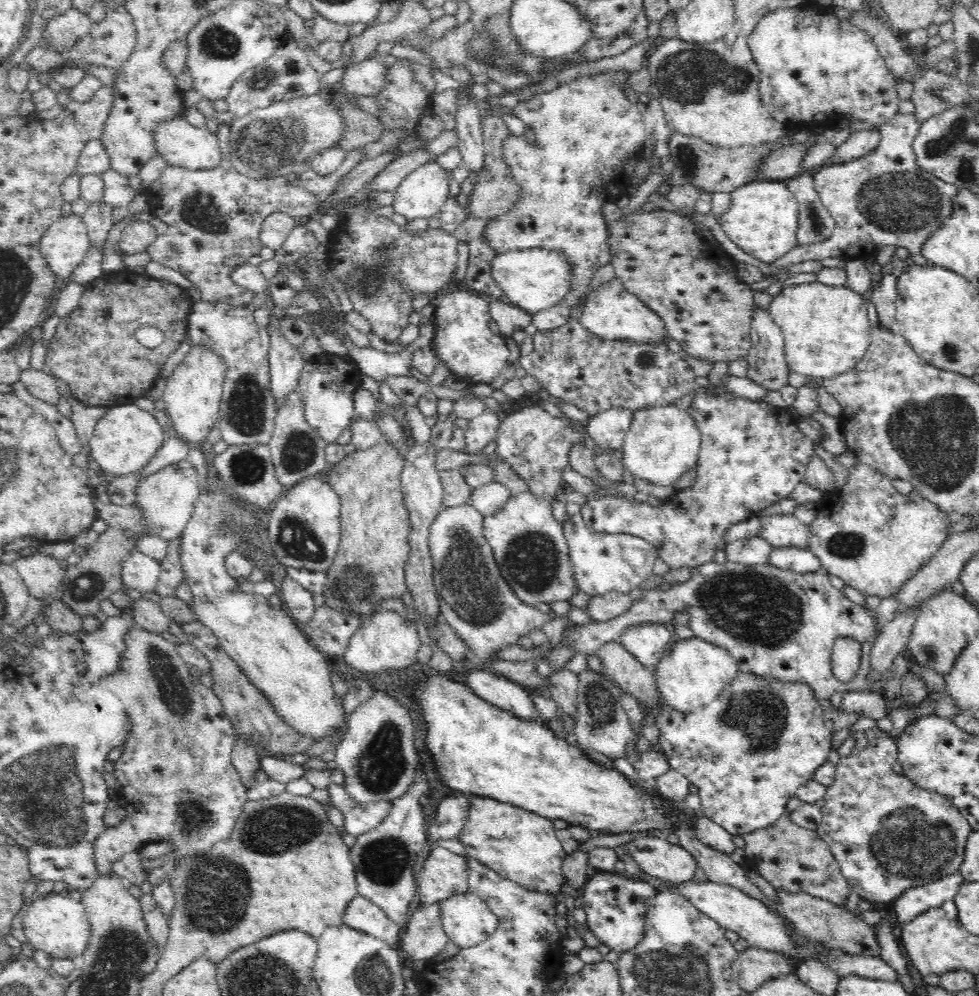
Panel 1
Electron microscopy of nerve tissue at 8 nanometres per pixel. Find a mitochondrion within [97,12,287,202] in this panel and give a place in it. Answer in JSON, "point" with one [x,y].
{"point":[217,42]}

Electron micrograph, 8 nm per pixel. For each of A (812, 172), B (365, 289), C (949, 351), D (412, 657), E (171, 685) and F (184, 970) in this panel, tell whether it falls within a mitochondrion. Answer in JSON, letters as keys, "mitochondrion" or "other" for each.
{"A":"other","B":"mitochondrion","C":"mitochondrion","D":"other","E":"mitochondrion","F":"other"}

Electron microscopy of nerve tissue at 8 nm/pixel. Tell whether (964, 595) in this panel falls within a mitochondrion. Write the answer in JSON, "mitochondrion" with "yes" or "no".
{"mitochondrion":"no"}

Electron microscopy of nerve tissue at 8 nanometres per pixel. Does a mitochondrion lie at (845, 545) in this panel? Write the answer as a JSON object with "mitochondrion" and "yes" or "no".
{"mitochondrion":"yes"}

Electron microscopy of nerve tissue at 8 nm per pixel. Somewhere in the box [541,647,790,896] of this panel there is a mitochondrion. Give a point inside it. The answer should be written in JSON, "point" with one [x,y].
{"point":[760,716]}

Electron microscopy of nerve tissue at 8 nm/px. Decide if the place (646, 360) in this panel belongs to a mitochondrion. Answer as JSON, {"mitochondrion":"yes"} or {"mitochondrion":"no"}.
{"mitochondrion":"yes"}

